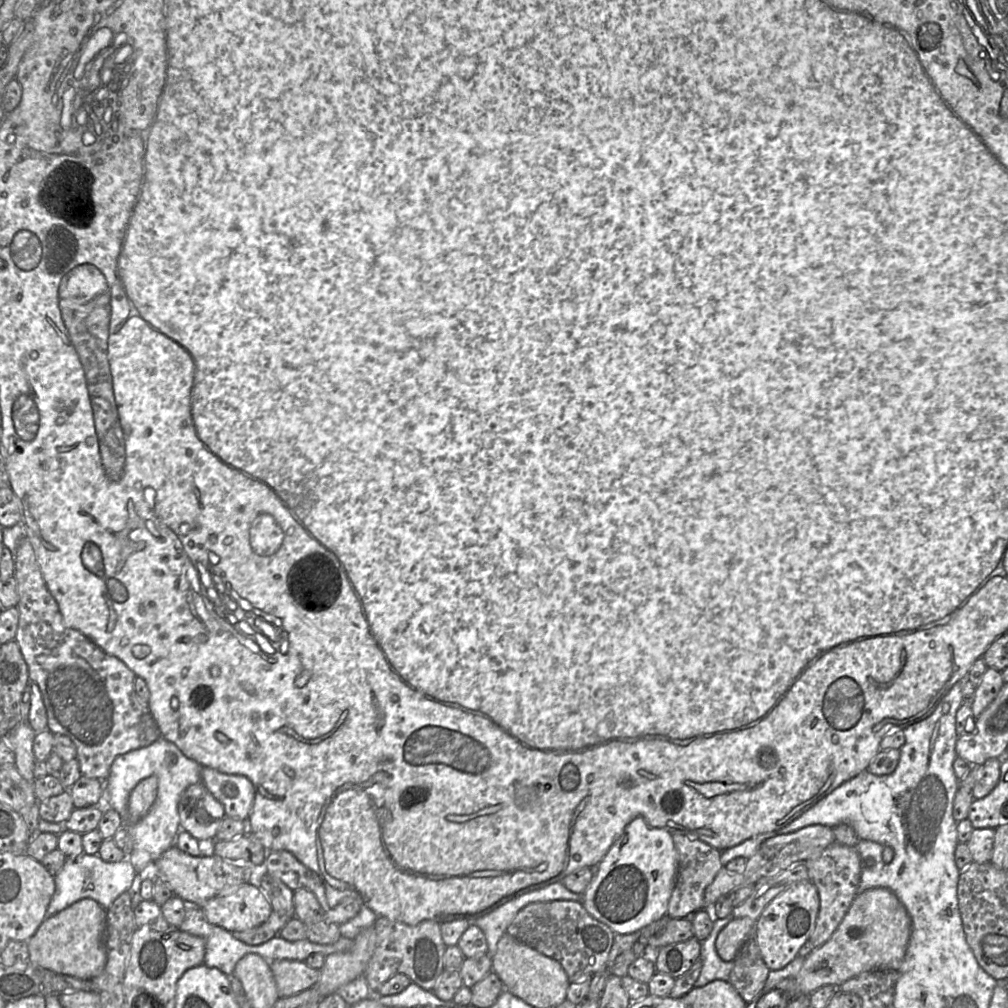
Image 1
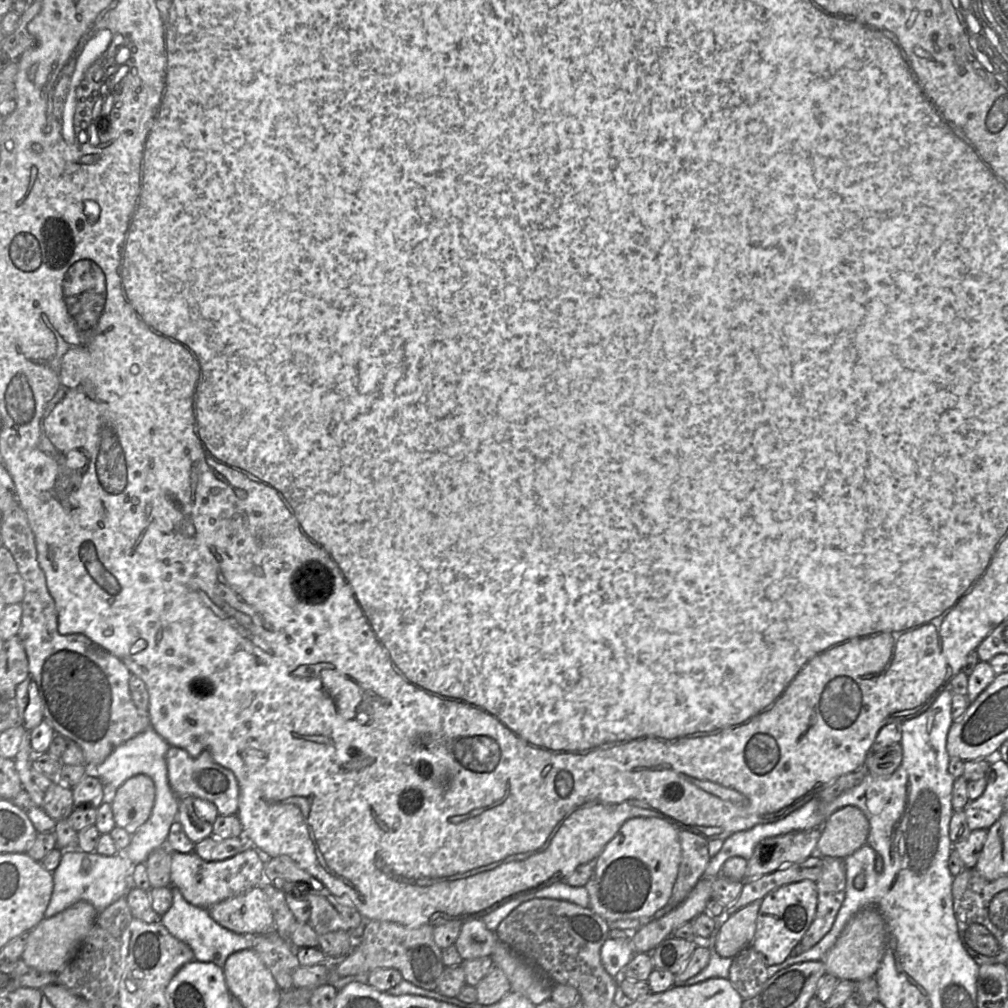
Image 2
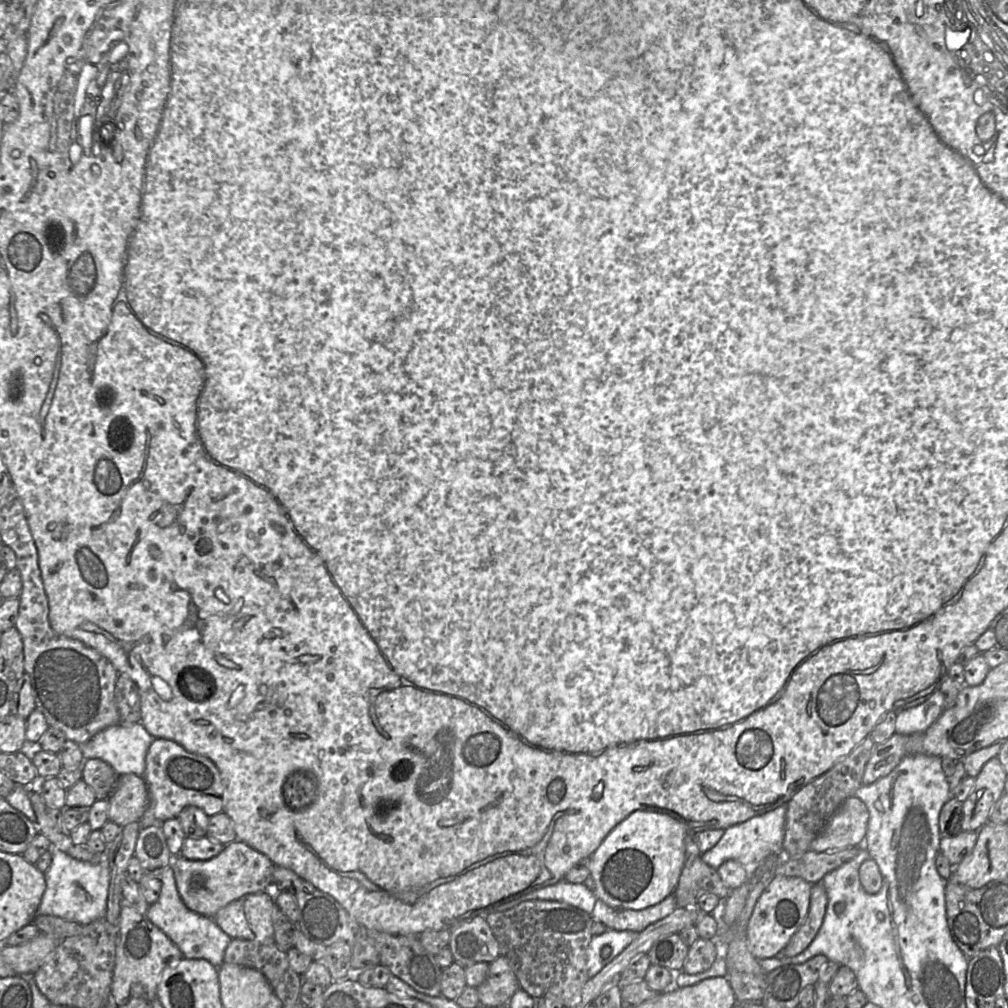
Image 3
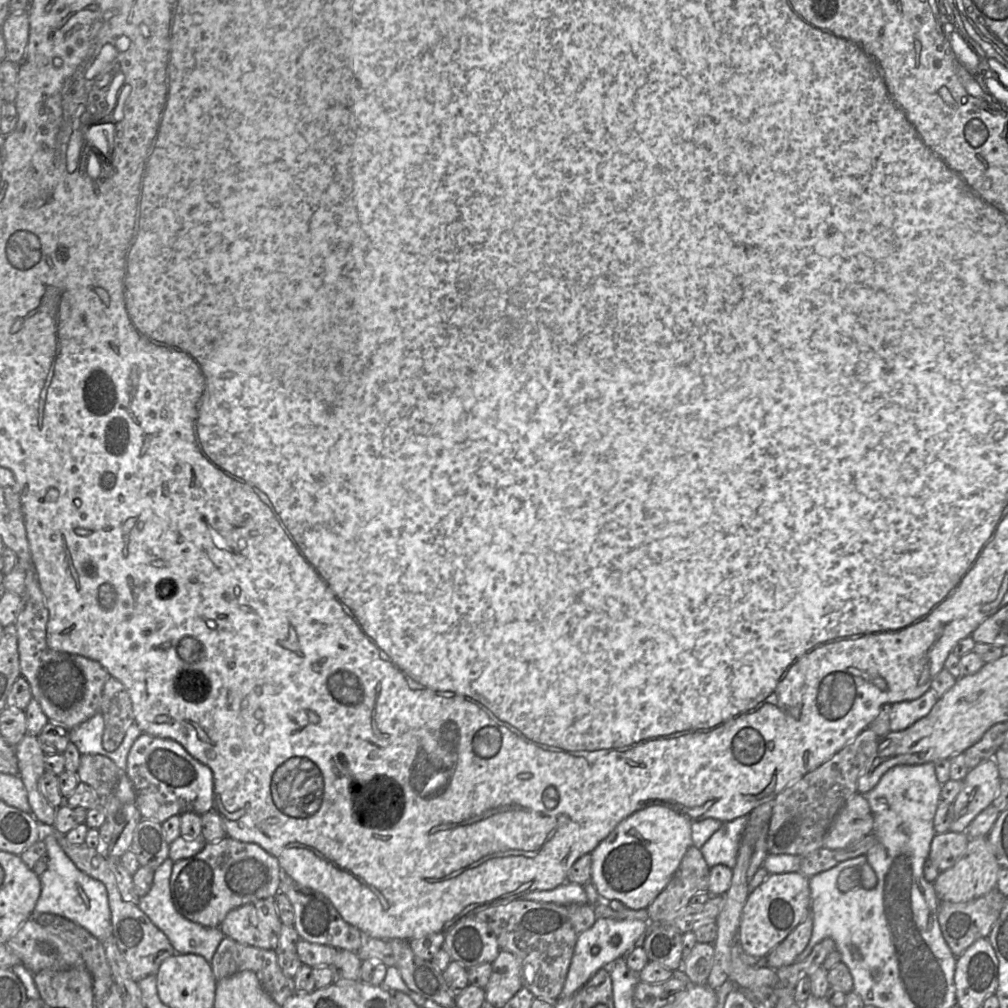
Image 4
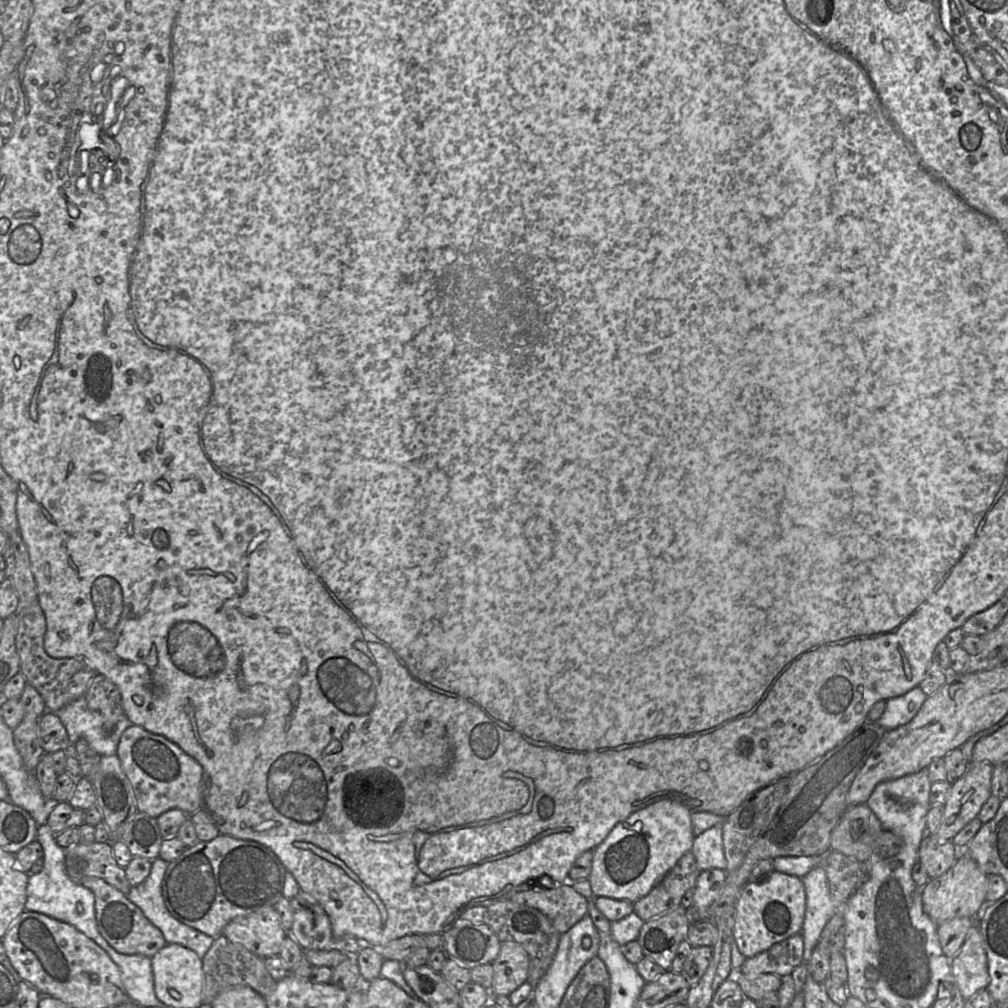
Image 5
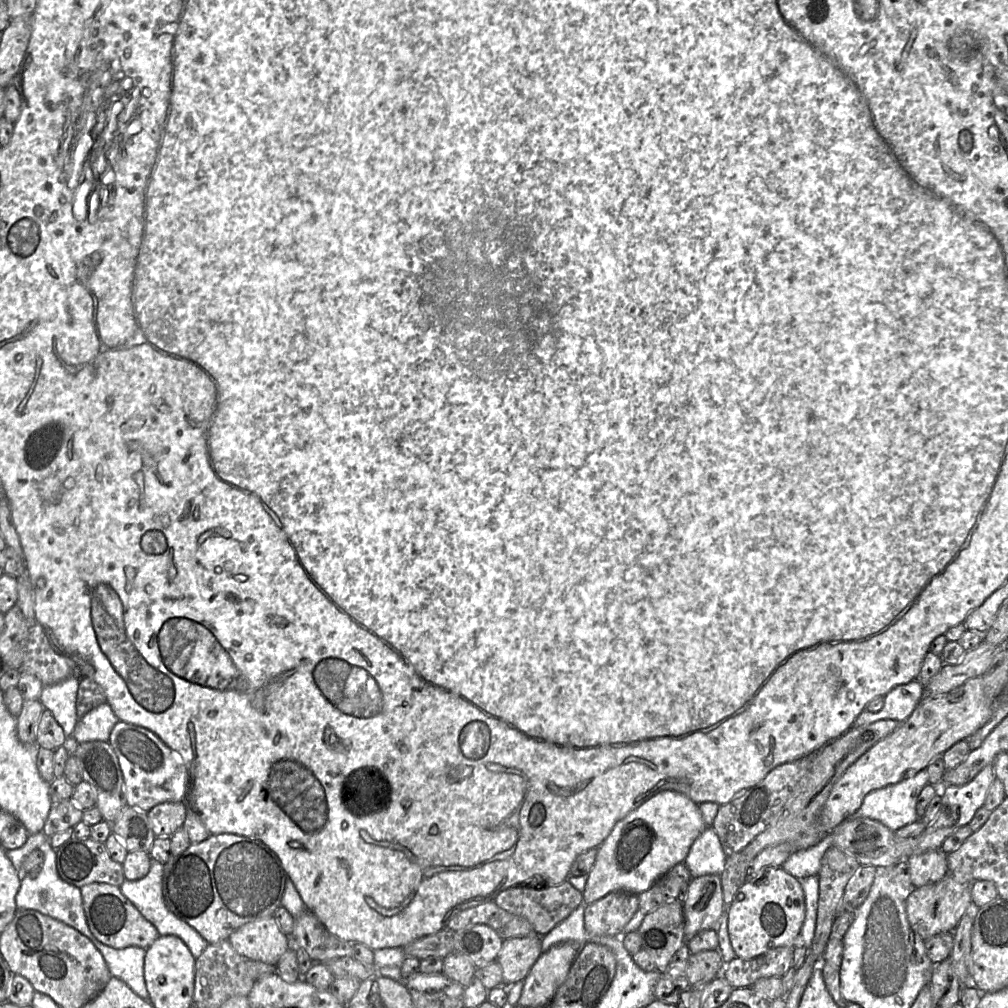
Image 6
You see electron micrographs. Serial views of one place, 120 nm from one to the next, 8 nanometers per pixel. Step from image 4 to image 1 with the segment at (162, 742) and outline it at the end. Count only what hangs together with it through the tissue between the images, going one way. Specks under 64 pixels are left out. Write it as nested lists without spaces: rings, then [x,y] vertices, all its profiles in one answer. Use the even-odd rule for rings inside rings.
[[[202,767],[201,782],[223,805],[225,816],[247,821],[255,797],[254,786],[247,777]]]

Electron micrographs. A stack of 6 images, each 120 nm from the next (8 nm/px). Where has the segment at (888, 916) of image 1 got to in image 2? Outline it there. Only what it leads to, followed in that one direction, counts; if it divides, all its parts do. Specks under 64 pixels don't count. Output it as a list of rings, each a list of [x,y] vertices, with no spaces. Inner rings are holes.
[[[866,907],[850,919],[822,962],[826,973],[832,974],[838,980],[858,982],[875,975],[882,962],[886,946],[886,925],[881,913],[876,907]]]

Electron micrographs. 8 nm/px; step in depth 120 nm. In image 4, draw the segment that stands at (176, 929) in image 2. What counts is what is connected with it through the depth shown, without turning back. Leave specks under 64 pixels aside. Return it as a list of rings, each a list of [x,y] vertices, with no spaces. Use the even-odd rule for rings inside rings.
[[[167,858],[157,869],[155,869],[153,885],[145,896],[140,898],[138,907],[142,910],[153,924],[159,928],[169,939],[171,945],[178,954],[198,954],[203,956],[211,964],[213,956],[226,937],[219,927],[205,927],[192,922],[182,916],[175,908],[170,890],[170,878],[174,861]]]

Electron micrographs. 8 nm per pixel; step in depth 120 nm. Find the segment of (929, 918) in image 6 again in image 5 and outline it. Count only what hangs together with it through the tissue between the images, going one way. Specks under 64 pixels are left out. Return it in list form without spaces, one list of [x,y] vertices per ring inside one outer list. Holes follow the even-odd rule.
[[[961,852],[953,866],[943,875],[930,879],[922,888],[924,912],[939,924],[957,917],[976,918],[987,904],[988,876],[965,852]]]

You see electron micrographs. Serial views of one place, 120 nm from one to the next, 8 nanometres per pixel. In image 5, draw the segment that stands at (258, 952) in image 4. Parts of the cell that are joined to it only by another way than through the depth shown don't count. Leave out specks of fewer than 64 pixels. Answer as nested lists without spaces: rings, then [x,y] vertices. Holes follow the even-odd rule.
[[[223,935],[215,938],[213,944],[202,959],[204,984],[202,989],[202,1004],[211,1004],[212,1001],[225,990],[235,986],[249,986],[262,996],[273,992],[277,981],[270,975],[265,958],[258,956],[245,947],[231,942]]]

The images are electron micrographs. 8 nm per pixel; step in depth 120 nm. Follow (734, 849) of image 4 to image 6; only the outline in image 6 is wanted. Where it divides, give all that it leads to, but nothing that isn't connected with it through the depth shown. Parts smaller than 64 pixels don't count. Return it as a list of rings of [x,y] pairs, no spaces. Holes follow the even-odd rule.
[[[706,827],[691,845],[683,862],[692,878],[695,878],[707,874],[720,875],[726,858],[715,830],[712,827]]]

